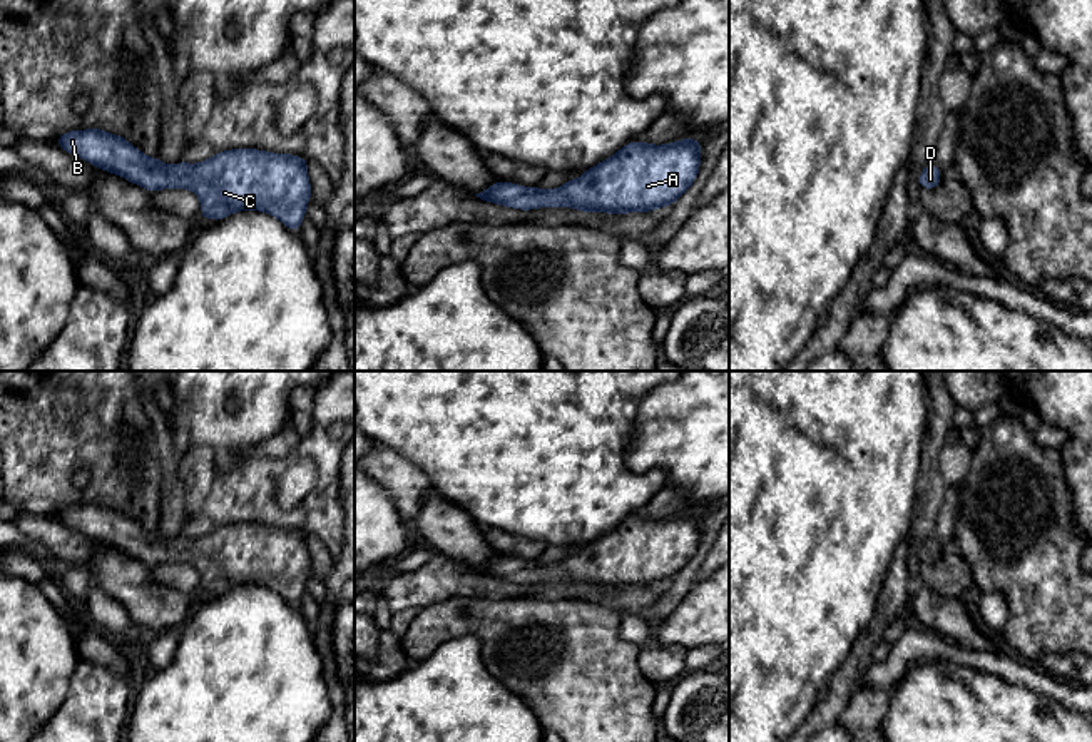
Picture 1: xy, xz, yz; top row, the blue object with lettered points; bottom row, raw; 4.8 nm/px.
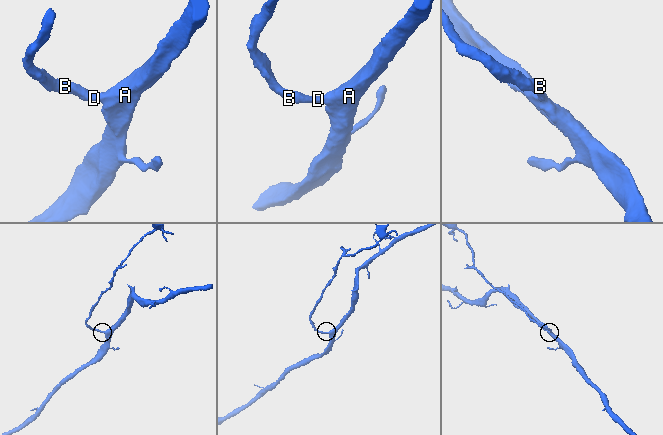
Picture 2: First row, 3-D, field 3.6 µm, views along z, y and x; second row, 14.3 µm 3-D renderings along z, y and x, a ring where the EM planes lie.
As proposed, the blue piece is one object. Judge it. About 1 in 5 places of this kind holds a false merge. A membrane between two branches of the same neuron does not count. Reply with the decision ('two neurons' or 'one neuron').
one neuron

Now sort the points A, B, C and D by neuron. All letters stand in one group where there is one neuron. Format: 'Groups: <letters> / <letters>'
Groups: A B C D

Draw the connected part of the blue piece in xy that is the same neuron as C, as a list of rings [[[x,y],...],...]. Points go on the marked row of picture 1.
[[[102,129],[70,130],[55,142],[149,192],[189,189],[201,199],[201,217],[212,221],[239,211],[261,211],[298,232],[311,199],[308,160],[293,154],[231,149],[199,164],[167,165]]]

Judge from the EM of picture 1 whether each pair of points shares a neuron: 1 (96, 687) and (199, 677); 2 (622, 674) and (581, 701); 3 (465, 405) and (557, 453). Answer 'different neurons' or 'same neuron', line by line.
1: different neurons
2: same neuron
3: same neuron

